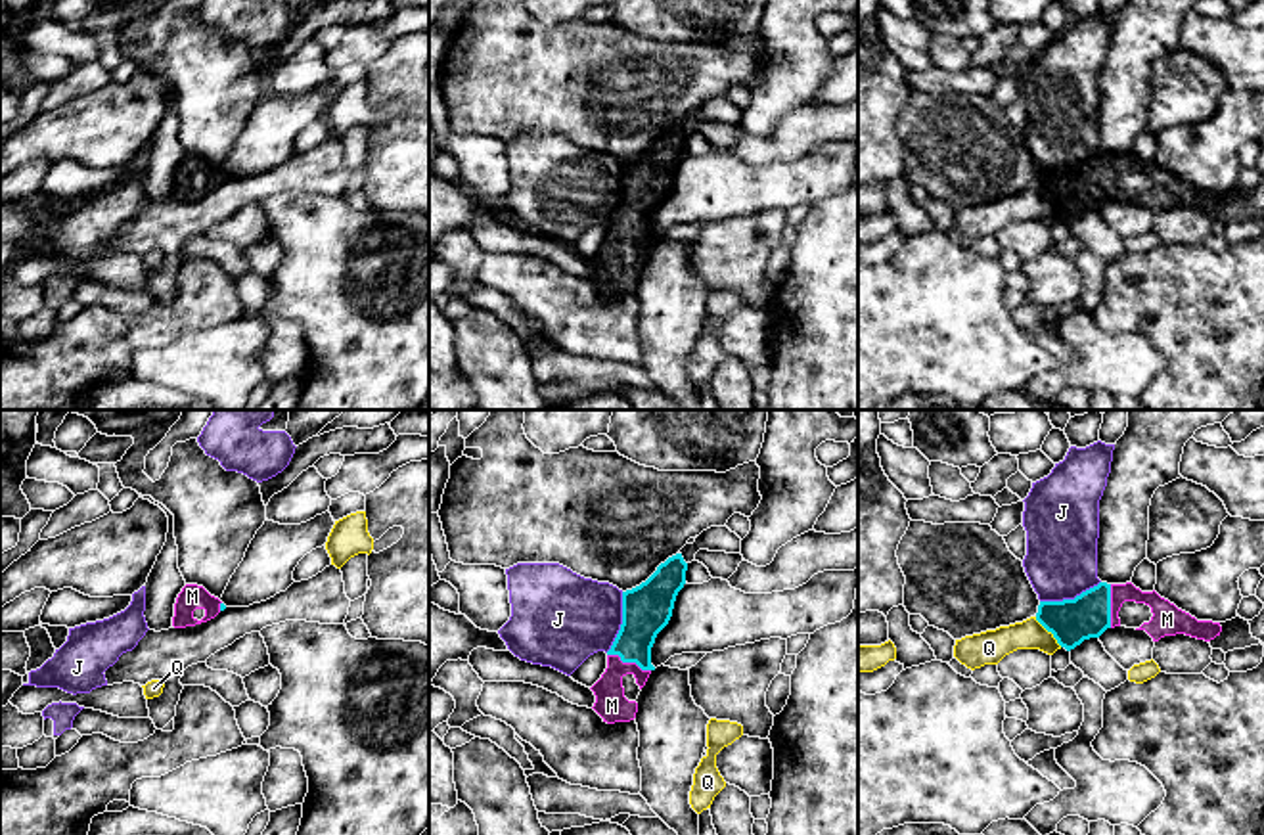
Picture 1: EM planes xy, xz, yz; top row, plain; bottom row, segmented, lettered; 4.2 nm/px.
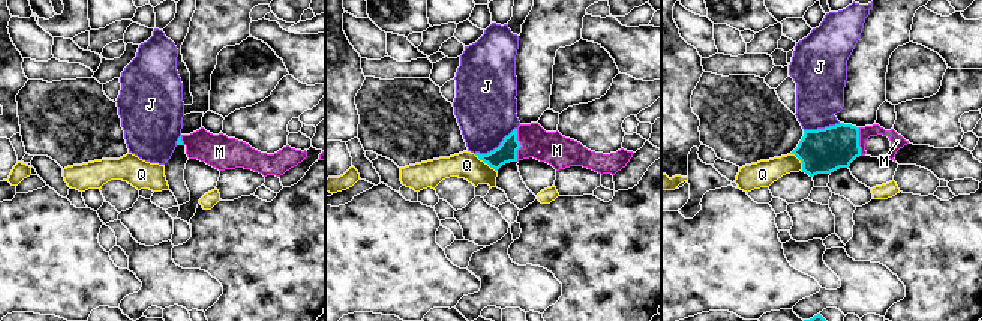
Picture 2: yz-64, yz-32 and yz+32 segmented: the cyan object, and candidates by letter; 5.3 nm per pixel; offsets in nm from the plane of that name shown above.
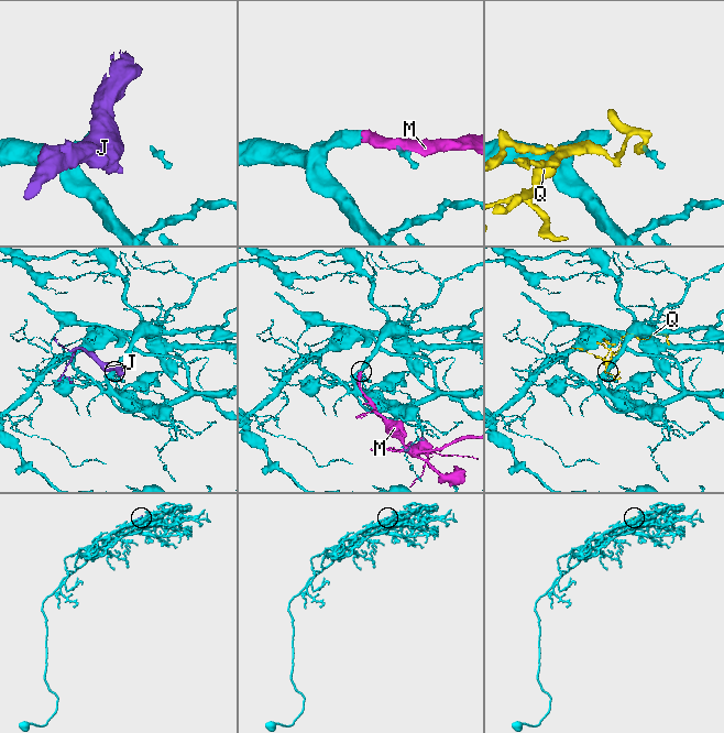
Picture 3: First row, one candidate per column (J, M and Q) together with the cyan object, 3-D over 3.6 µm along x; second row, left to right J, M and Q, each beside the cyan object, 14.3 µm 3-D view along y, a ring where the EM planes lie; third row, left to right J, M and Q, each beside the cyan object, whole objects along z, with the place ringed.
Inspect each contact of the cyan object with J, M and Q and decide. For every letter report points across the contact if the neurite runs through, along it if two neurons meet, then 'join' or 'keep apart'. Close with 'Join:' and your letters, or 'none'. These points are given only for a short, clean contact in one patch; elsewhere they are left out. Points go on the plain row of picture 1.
J: border xz (623, 163), (623, 194), (606, 223); keep apart
M: way xz (648, 179), (629, 232), (611, 249), (611, 276); join
Q: keep apart
Join: M

